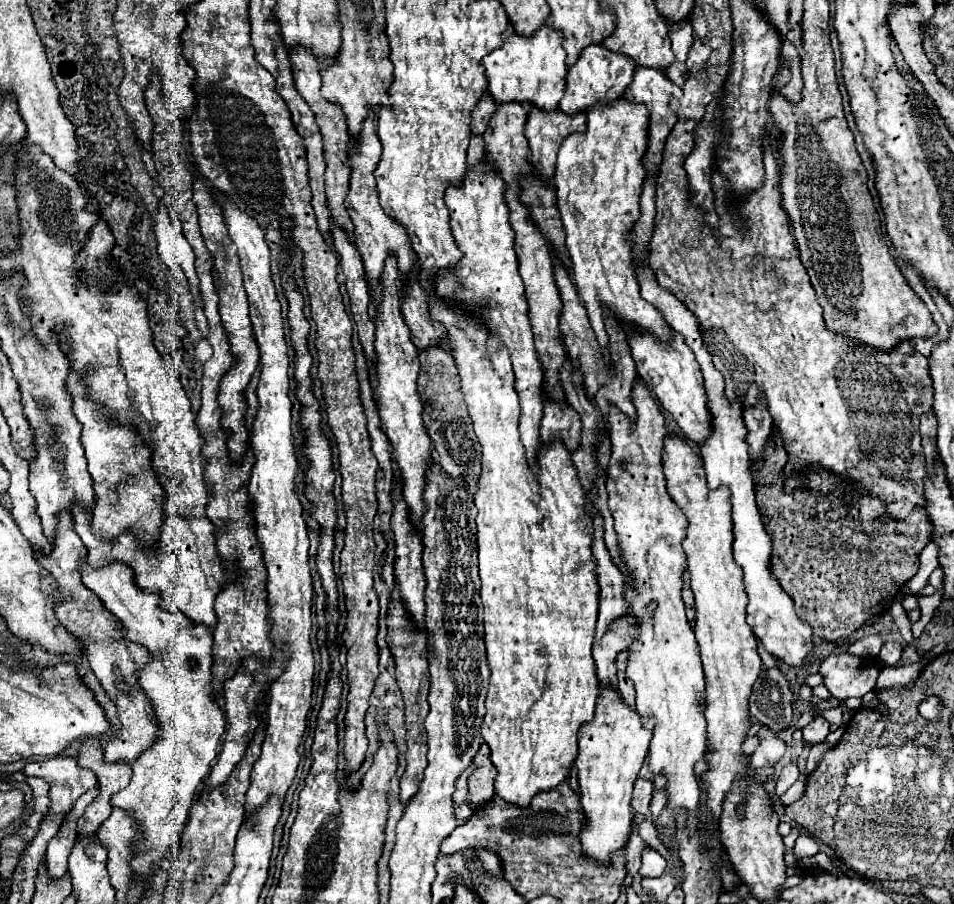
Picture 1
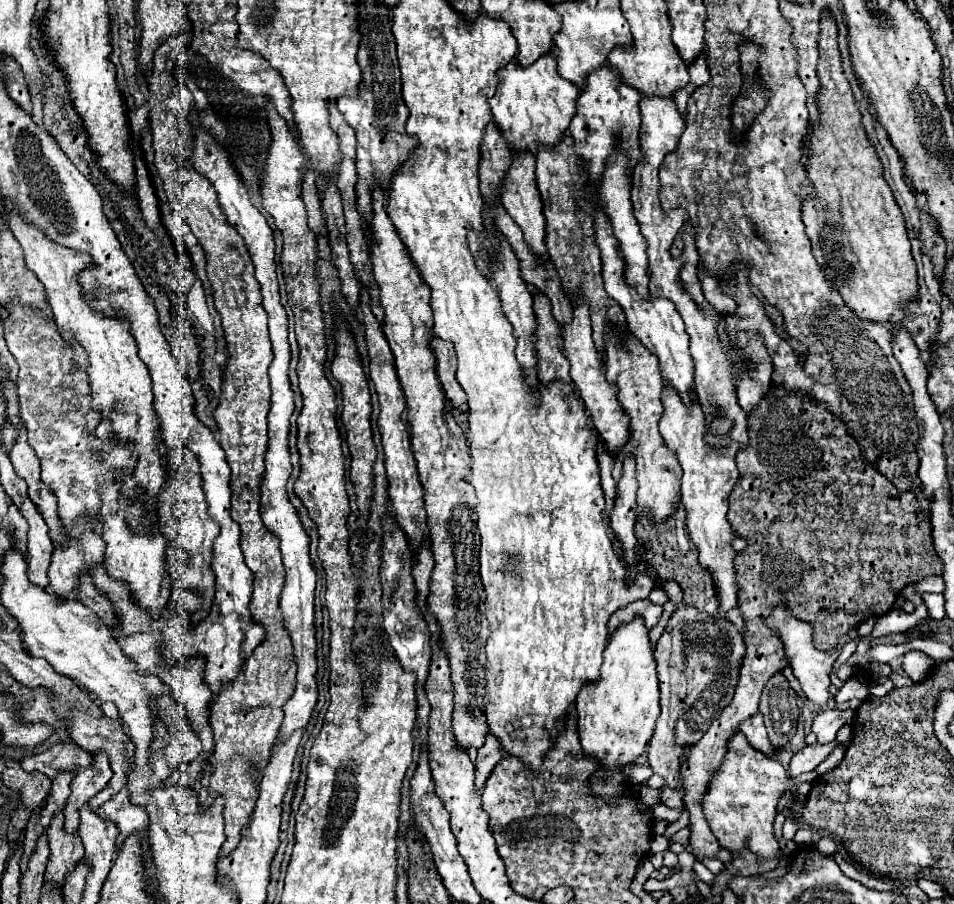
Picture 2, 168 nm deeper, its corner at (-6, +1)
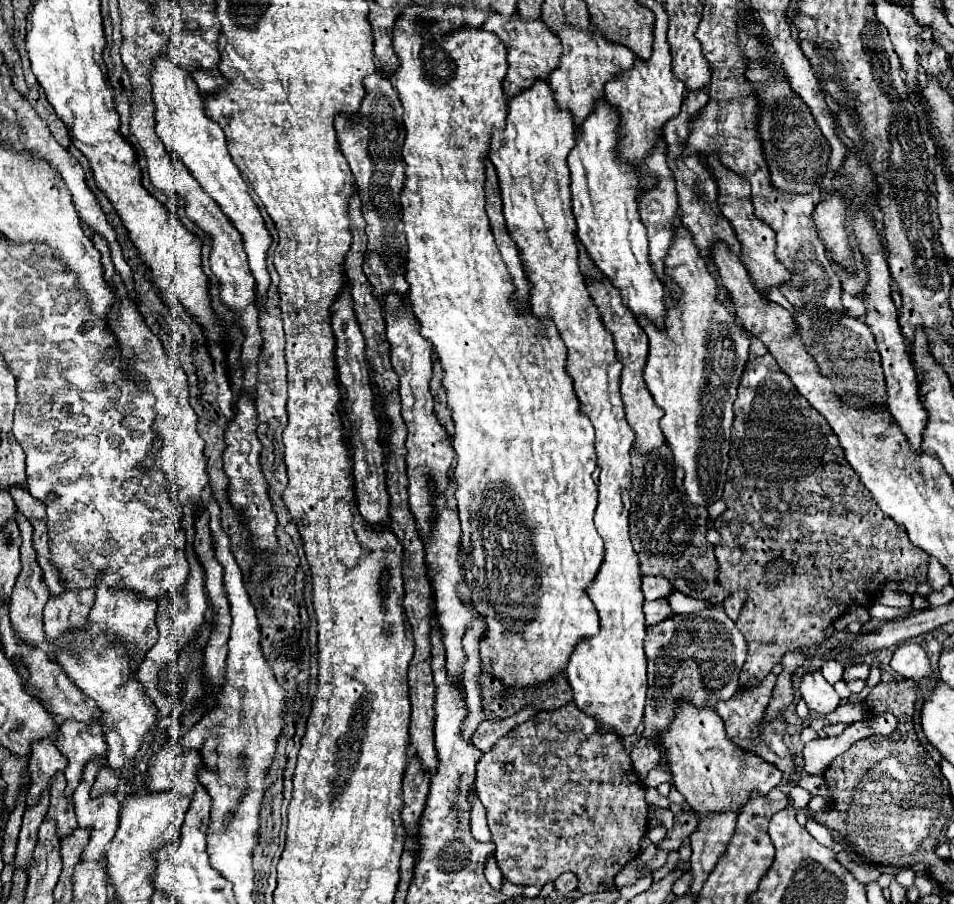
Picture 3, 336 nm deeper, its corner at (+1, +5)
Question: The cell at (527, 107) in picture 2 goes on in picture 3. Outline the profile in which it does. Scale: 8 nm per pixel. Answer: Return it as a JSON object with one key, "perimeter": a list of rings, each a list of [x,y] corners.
{"perimeter":[[[539,80],[529,90],[523,90],[515,98],[509,100],[507,112],[507,126],[503,132],[495,130],[491,138],[491,162],[499,176],[501,200],[503,200],[503,216],[507,222],[507,230],[515,240],[519,250],[519,258],[523,262],[523,270],[531,282],[529,304],[535,316],[541,320],[551,318],[567,346],[567,364],[565,370],[573,380],[573,390],[579,400],[581,412],[591,420],[595,428],[595,454],[597,464],[601,468],[599,476],[599,504],[595,510],[595,528],[605,542],[605,558],[595,580],[589,584],[587,594],[595,604],[599,614],[599,634],[587,636],[579,640],[575,652],[569,658],[565,668],[567,680],[573,688],[573,700],[579,710],[593,716],[603,730],[617,730],[621,738],[633,734],[643,722],[643,708],[645,708],[645,694],[647,694],[647,660],[643,652],[643,638],[645,638],[645,616],[643,616],[643,592],[641,592],[641,570],[637,552],[633,550],[629,538],[629,490],[631,490],[631,462],[629,450],[635,442],[635,432],[627,424],[621,394],[619,394],[619,380],[623,364],[617,358],[615,344],[611,332],[603,326],[601,312],[595,306],[585,278],[579,270],[579,238],[575,228],[575,218],[571,212],[571,178],[567,168],[567,156],[575,146],[575,124],[567,110],[559,110],[553,98],[553,92],[547,82]]]}

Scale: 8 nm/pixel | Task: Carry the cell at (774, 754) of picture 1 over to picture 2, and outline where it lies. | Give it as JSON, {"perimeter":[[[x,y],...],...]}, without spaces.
{"perimeter":[[[756,714],[756,716],[752,716],[750,720],[742,722],[742,724],[740,724],[740,732],[748,738],[748,742],[750,742],[756,750],[764,752],[766,756],[776,754],[776,752],[774,752],[776,748],[772,746],[770,738],[768,738],[768,734],[766,734],[766,726],[764,726],[760,714]]]}

